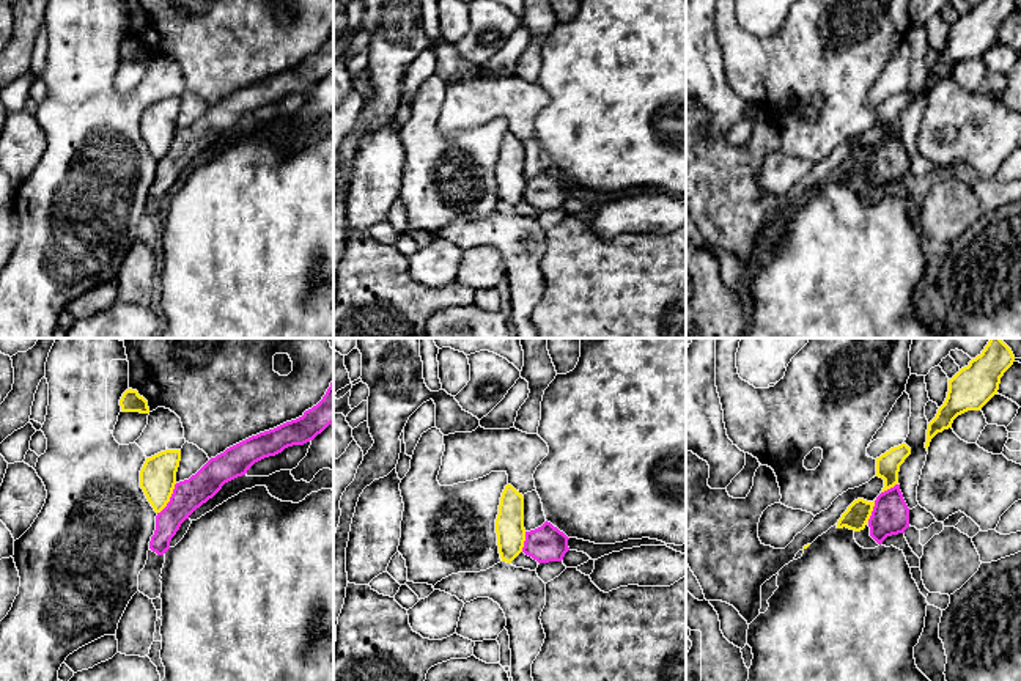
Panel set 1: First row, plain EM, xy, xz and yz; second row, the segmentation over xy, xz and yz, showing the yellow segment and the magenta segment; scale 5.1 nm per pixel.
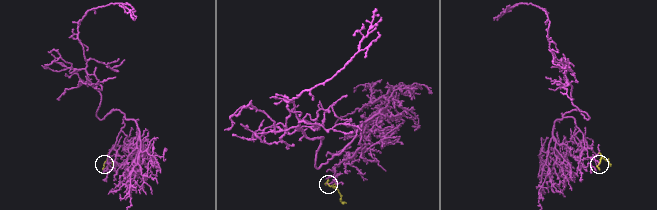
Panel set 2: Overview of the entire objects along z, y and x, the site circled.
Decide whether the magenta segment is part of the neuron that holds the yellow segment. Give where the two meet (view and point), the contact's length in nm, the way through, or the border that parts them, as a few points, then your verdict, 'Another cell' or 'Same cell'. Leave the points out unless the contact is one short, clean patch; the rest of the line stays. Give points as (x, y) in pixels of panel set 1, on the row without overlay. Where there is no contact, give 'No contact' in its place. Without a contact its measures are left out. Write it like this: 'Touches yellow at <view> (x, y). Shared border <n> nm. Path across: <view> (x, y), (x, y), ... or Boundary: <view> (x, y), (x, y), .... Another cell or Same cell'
Touches yellow at xy (169, 147). Shared border 190 nm. Another cell

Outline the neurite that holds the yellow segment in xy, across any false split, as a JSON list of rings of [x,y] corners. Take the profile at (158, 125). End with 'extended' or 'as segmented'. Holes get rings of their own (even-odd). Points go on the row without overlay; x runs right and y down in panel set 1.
[[[165,98],[146,105],[140,118],[140,135],[156,160],[160,160],[173,142],[181,98]]] | as segmented

